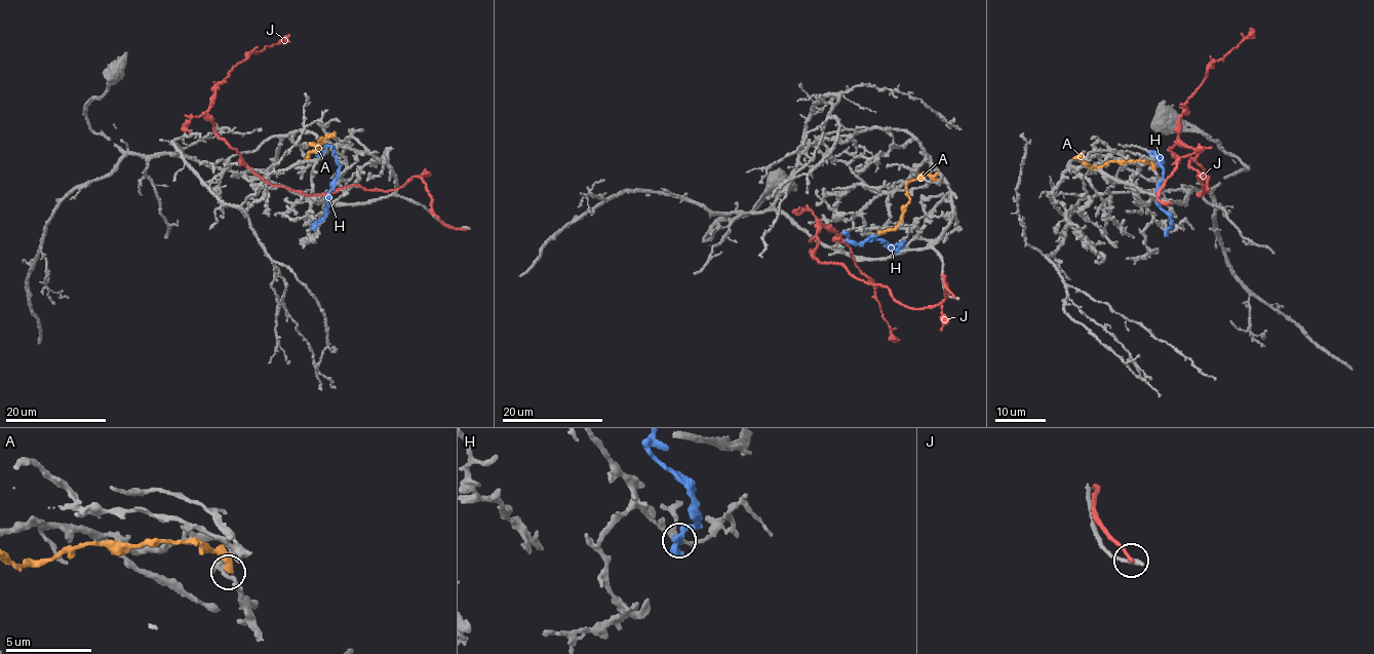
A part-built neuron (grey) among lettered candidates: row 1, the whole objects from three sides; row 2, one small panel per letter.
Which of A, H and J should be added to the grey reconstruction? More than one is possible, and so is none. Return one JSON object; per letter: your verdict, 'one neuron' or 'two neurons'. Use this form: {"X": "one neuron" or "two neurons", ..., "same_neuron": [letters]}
{"A": "two neurons", "H": "two neurons", "J": "two neurons", "same_neuron": []}

